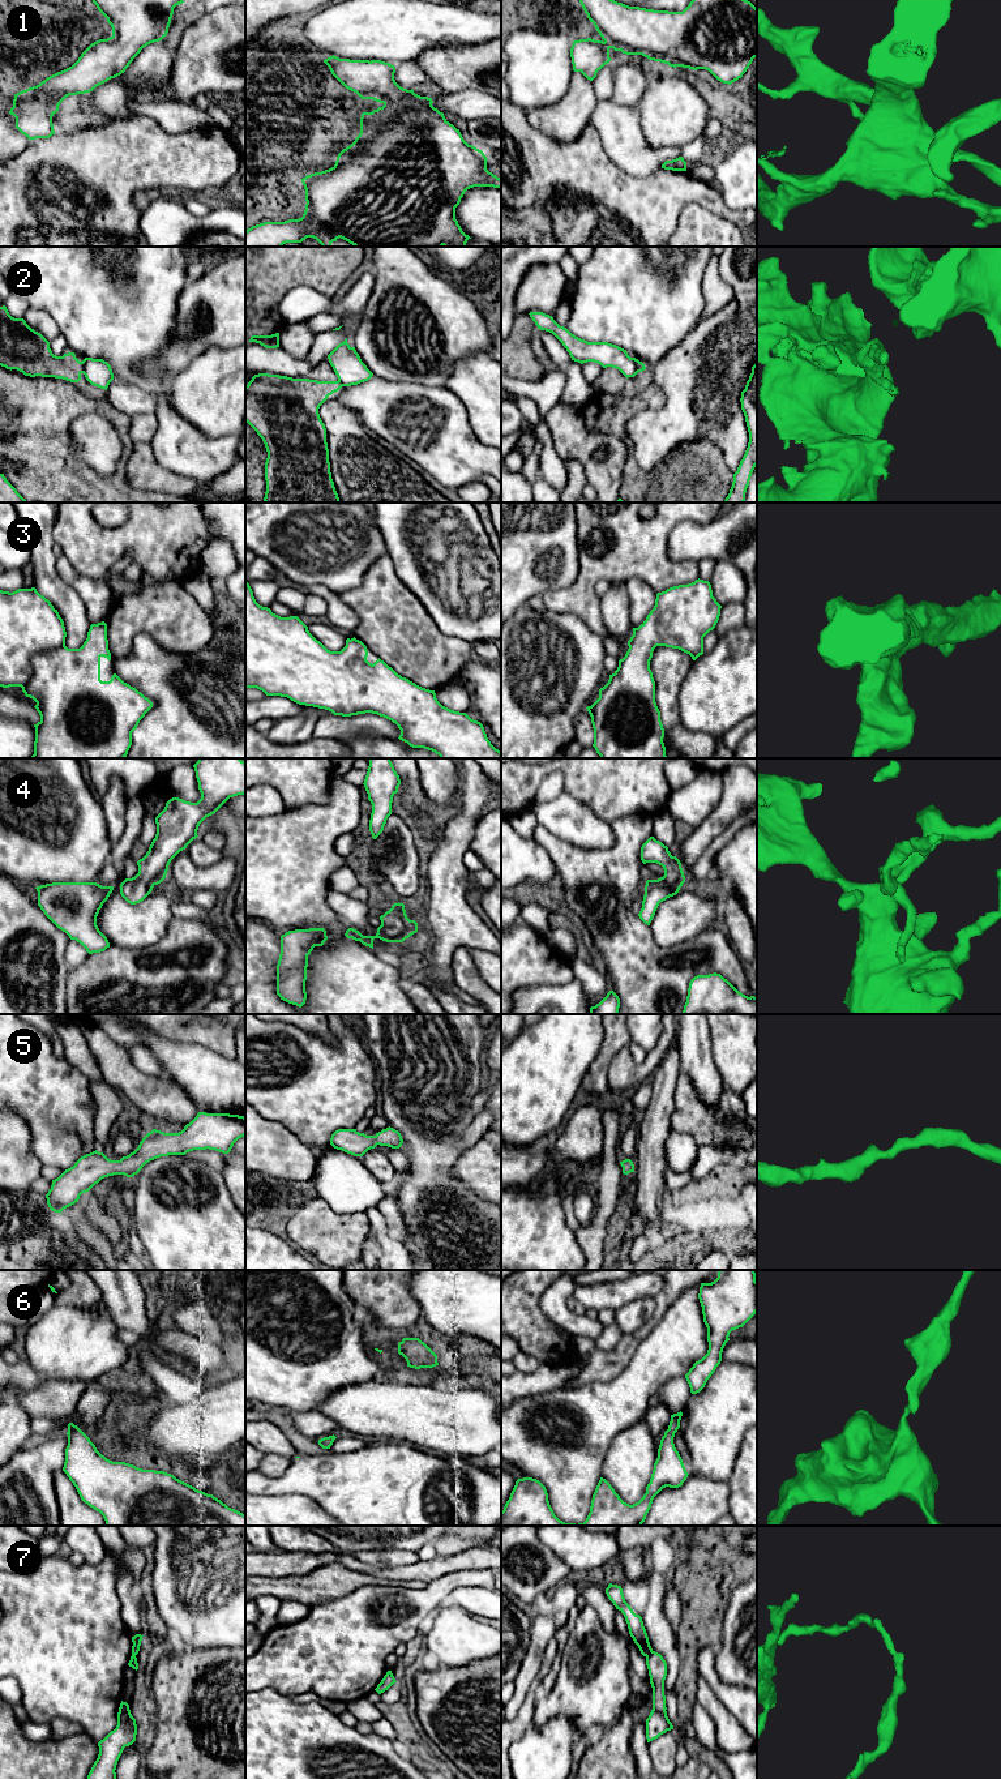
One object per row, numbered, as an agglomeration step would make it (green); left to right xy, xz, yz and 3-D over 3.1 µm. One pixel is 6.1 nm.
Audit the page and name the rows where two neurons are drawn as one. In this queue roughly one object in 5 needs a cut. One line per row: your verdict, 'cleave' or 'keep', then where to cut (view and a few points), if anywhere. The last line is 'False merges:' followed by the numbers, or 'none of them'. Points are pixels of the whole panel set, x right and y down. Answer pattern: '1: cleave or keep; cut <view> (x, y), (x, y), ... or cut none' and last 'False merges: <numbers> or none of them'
1: keep; cut none
2: cleave; cut xy (81, 362), (82, 372)
3: keep; cut none
4: keep; cut none
5: keep; cut none
6: keep; cut none
7: cleave; cut yz (653, 1651), (646, 1656)
False merges: 2, 7

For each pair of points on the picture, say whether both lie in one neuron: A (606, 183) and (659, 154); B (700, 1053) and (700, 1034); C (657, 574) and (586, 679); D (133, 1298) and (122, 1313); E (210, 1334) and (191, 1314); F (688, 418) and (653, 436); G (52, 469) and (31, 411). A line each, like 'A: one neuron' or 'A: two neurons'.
A: two neurons
B: one neuron
C: two neurons
D: one neuron
E: one neuron
F: one neuron
G: one neuron

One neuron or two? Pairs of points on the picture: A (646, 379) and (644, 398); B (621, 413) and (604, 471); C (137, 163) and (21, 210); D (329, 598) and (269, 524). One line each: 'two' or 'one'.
A: two
B: two
C: one
D: two

